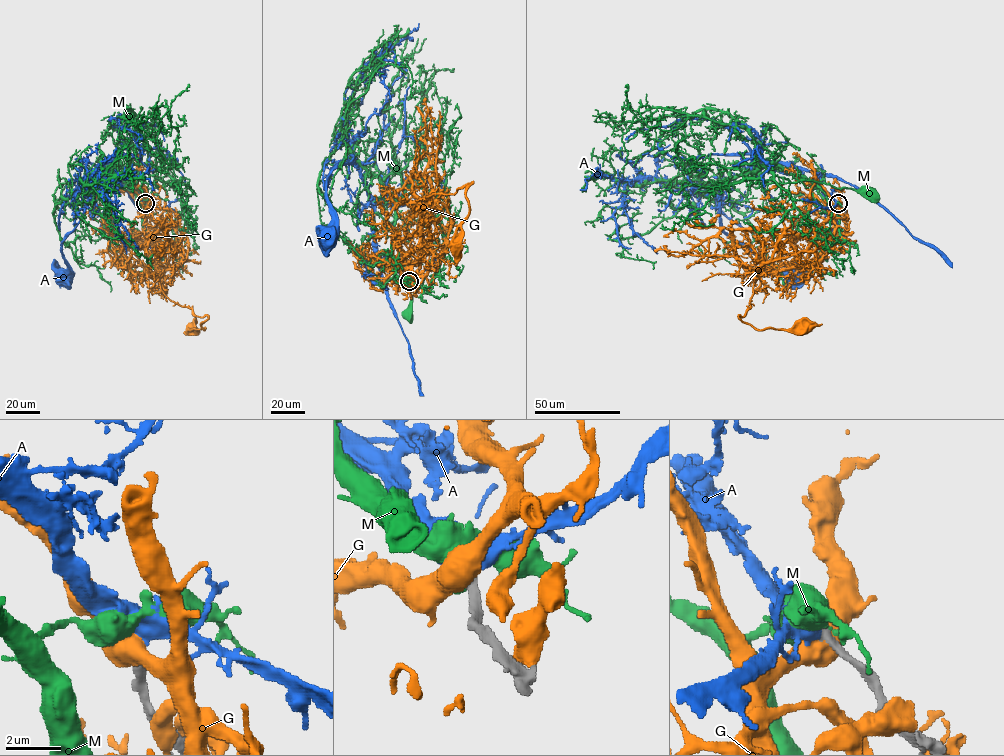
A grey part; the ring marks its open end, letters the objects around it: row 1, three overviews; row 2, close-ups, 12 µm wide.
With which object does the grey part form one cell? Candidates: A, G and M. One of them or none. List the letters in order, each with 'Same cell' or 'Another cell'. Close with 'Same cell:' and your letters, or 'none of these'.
A: Same cell
G: Another cell
M: Another cell
Same cell: A

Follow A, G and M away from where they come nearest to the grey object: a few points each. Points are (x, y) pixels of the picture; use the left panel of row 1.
A: (145, 204), (108, 163), (92, 184), (82, 219), (62, 242), (62, 255), (67, 266), (65, 280)
G: (145, 204), (157, 236), (135, 253), (155, 267), (170, 300), (207, 316), (204, 330), (192, 328)
M: (145, 203), (136, 202), (128, 183), (131, 164), (139, 172), (164, 183), (174, 181), (142, 193)

